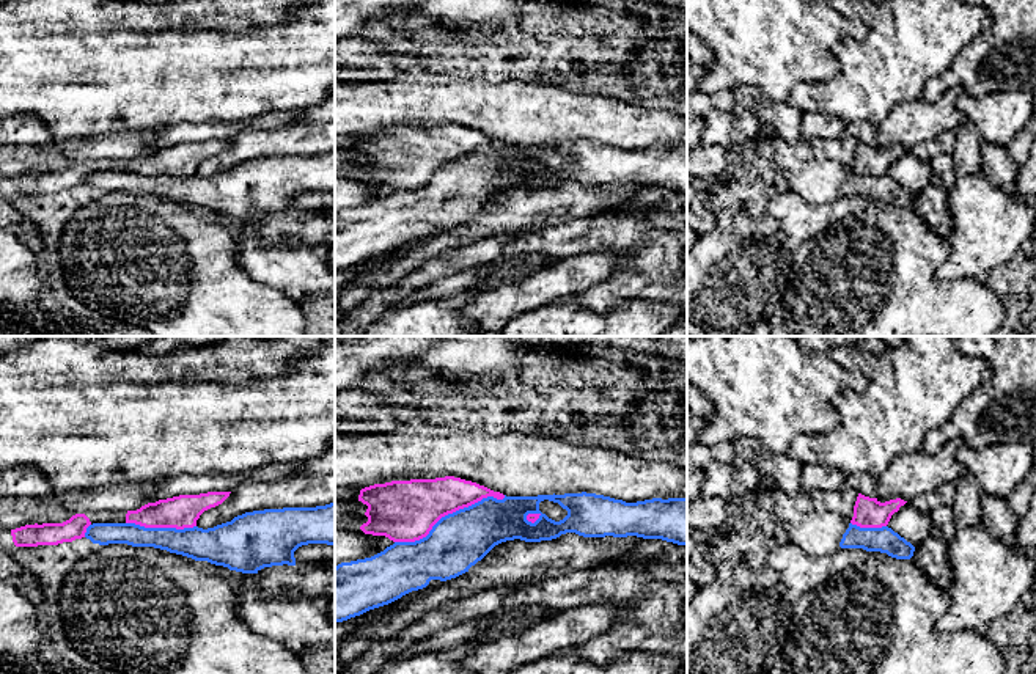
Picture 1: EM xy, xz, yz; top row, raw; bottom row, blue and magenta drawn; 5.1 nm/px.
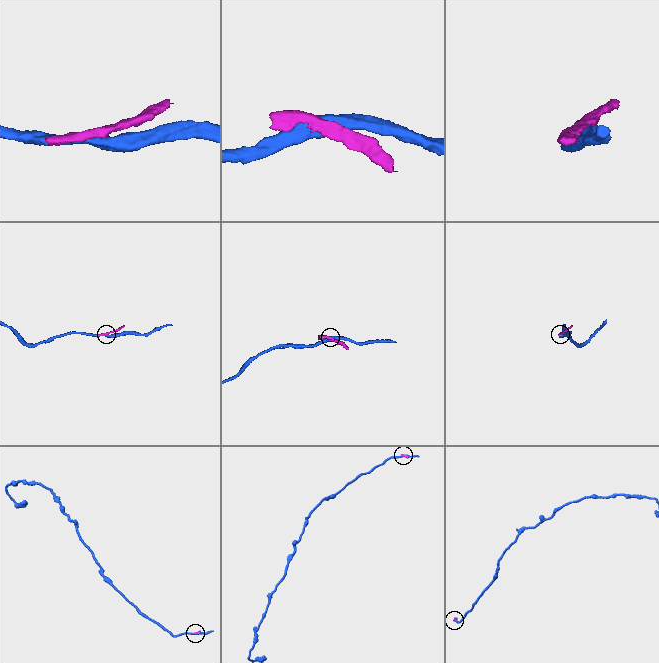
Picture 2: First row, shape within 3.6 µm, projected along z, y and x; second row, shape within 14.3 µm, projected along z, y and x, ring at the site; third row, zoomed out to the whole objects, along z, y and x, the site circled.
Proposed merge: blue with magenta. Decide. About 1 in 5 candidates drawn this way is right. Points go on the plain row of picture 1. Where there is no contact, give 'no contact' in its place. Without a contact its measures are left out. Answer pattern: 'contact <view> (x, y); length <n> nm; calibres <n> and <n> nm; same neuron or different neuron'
contact xz (448, 162); length 600 nm; calibres 300 and 320 nm; different neuron

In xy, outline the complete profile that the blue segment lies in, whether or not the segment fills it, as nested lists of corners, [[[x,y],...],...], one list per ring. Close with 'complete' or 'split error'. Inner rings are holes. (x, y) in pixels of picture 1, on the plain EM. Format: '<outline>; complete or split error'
[[[335,151],[316,156],[283,156],[245,160],[214,176],[145,176],[135,171],[93,171],[85,185],[93,192],[127,192],[154,195],[195,209],[208,209],[242,222],[258,222],[264,215],[296,214],[294,200],[308,192],[335,193]]]; complete

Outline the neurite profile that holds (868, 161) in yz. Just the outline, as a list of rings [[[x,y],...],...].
[[[858,141],[852,173],[860,176],[882,176],[887,174],[891,163],[899,159],[907,149],[896,146],[885,151],[880,151],[877,146],[869,146]]]

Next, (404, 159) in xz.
[[[454,124],[374,132],[358,143],[358,149],[368,154],[368,170],[360,178],[393,190],[415,190],[426,185],[442,165],[487,145],[505,146],[500,140]]]

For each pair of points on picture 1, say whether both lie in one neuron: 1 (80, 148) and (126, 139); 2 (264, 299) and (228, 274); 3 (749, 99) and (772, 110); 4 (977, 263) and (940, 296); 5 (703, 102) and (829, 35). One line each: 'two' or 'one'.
1: one
2: one
3: one
4: two
5: two

